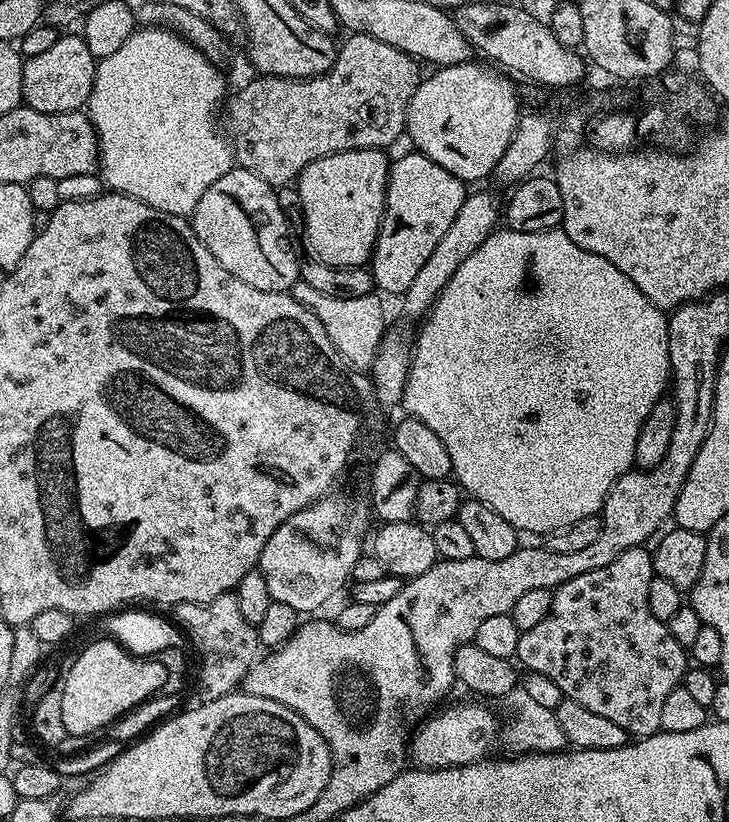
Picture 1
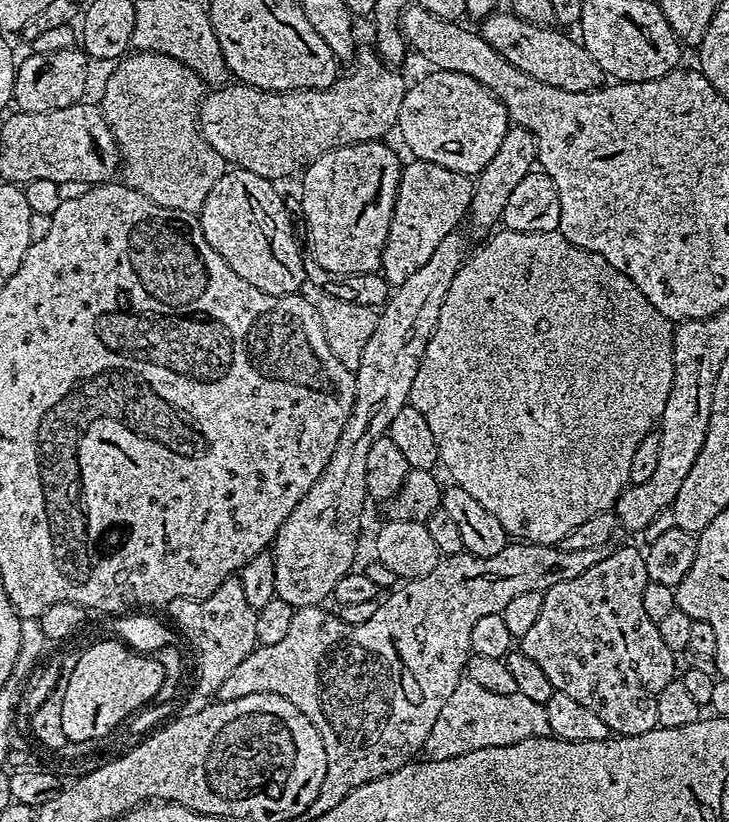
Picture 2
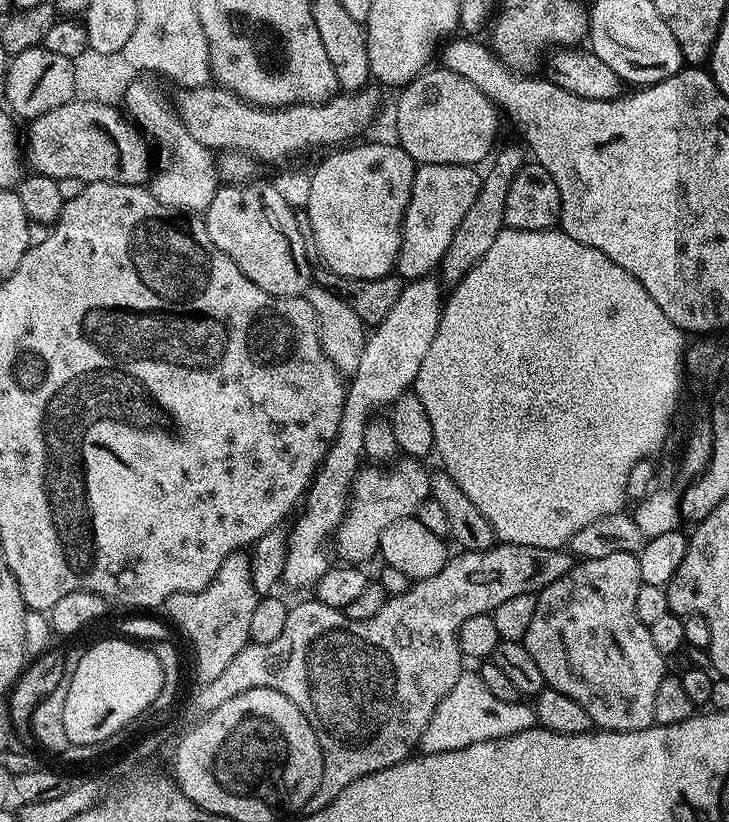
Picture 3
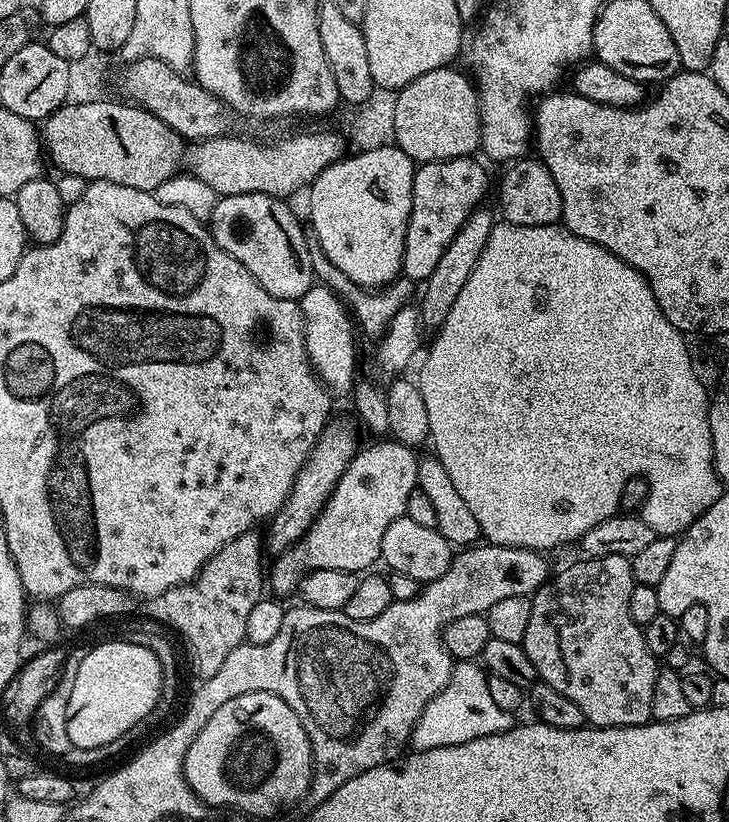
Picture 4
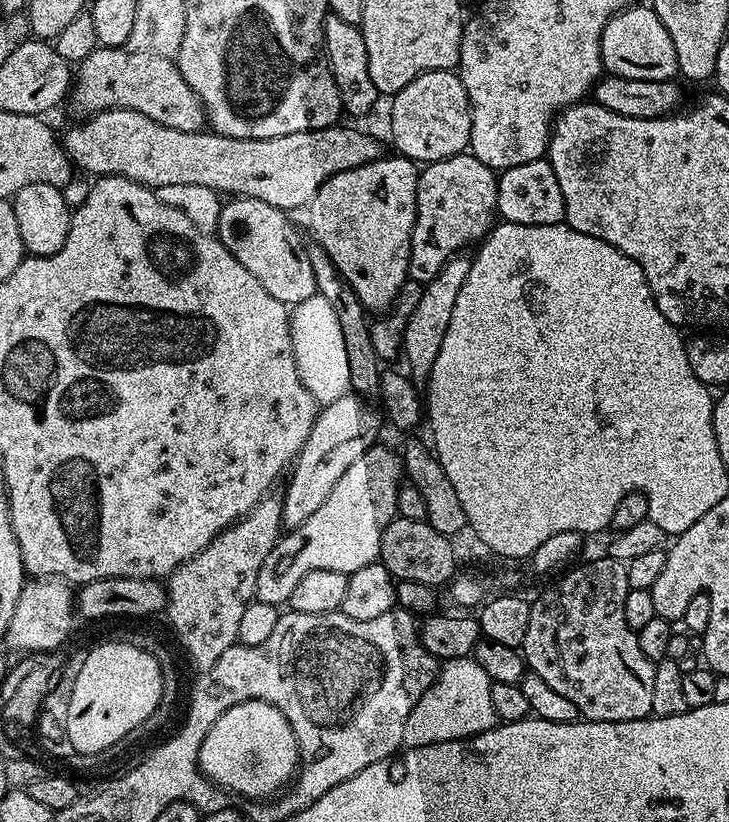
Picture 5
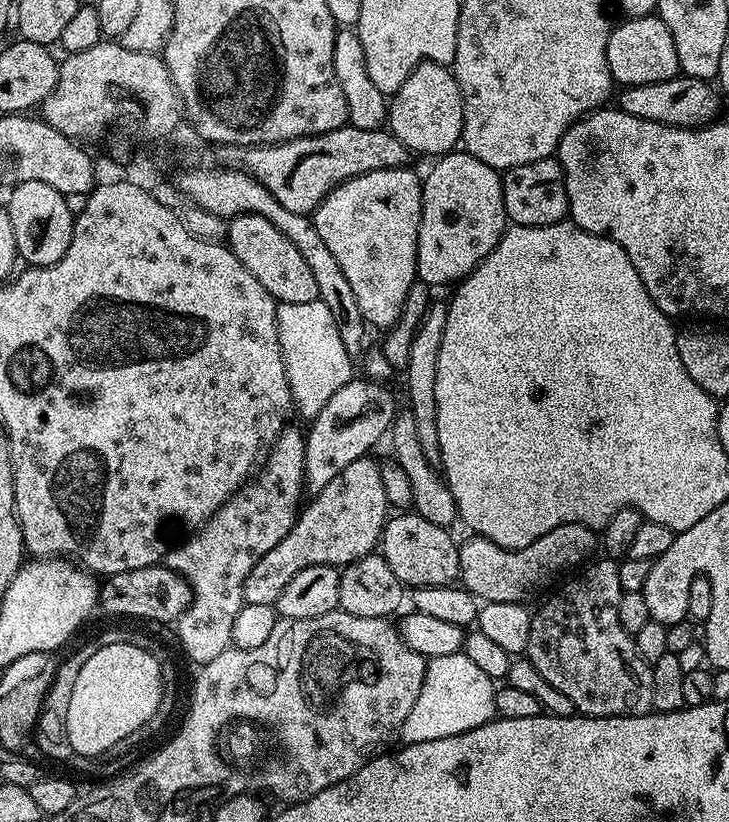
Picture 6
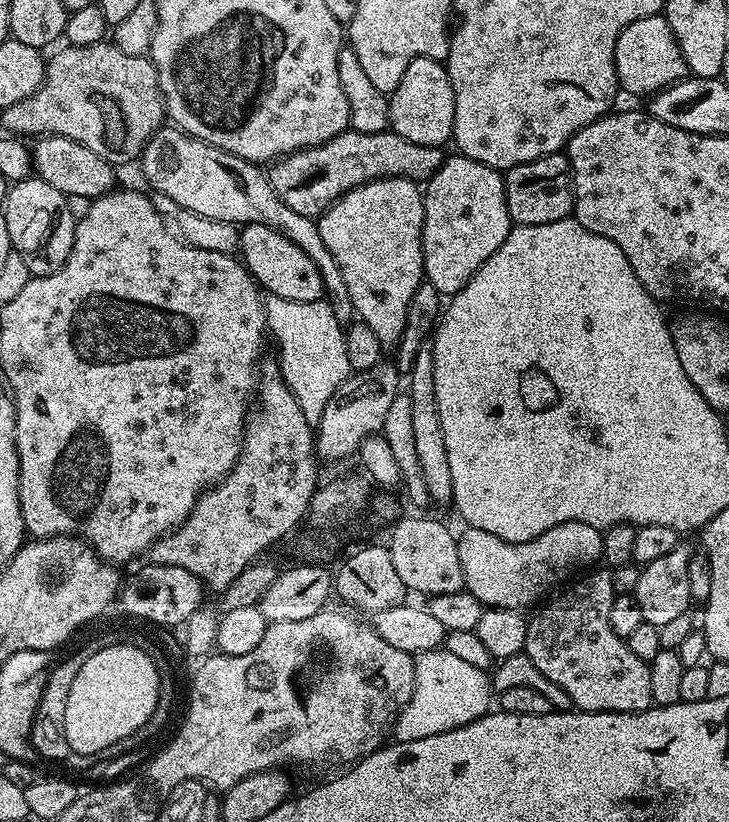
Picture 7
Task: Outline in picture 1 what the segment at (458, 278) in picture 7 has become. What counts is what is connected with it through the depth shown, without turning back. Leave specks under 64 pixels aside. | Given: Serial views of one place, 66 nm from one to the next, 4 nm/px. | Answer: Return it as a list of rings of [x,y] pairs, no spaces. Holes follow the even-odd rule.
[[[408,150],[405,156],[391,161],[384,216],[380,219],[370,261],[372,283],[381,293],[389,292],[399,297],[408,289],[410,282],[414,282],[418,270],[422,270],[438,242],[442,242],[446,230],[450,230],[454,218],[458,218],[458,210],[462,210],[466,195],[464,188],[465,181],[450,174],[450,170],[442,170],[438,162],[418,151]]]

